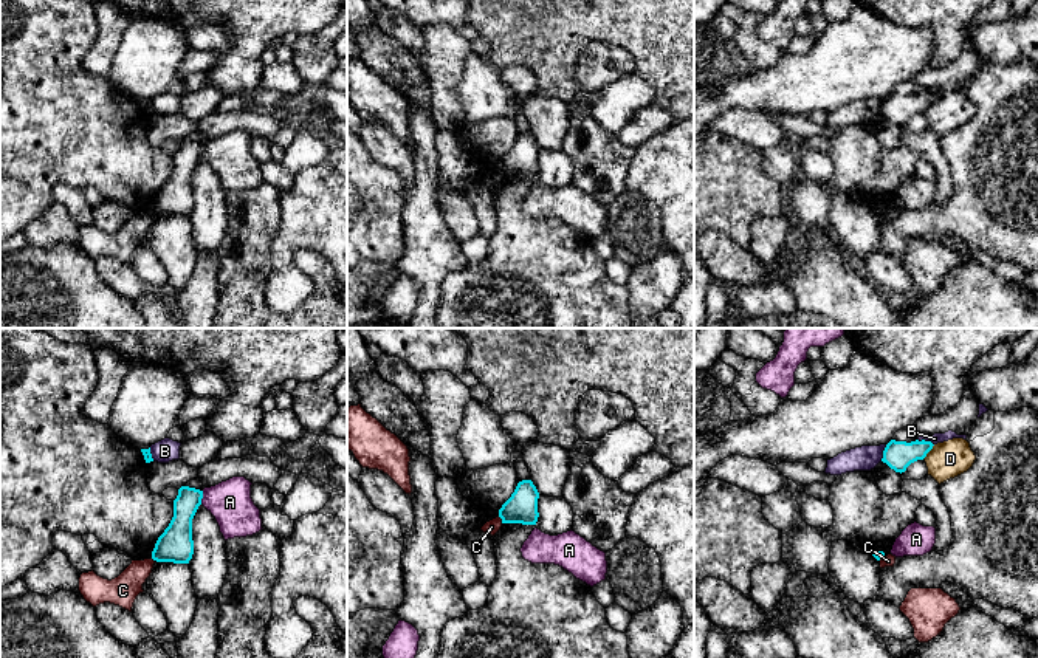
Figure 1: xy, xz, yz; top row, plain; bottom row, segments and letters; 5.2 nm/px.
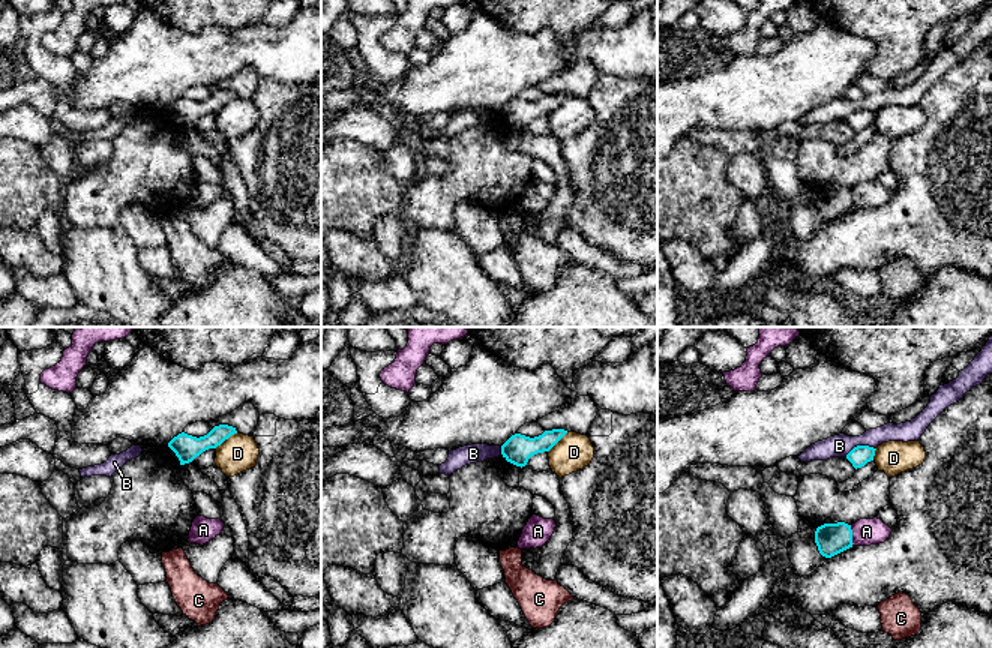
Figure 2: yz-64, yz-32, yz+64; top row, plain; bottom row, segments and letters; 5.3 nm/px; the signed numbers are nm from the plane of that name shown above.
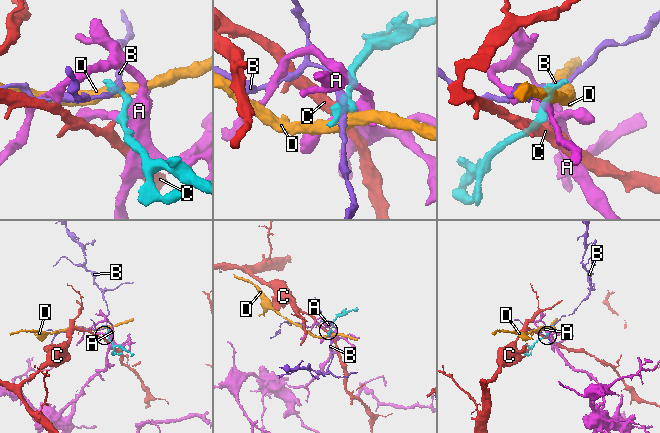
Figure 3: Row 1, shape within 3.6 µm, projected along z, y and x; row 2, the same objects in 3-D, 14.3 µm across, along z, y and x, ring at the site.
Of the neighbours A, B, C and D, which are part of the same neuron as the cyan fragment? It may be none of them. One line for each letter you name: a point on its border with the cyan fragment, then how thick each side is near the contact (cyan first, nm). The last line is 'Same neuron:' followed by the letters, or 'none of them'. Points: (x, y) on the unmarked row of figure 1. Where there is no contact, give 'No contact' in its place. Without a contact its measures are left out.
Same neuron: none of them

